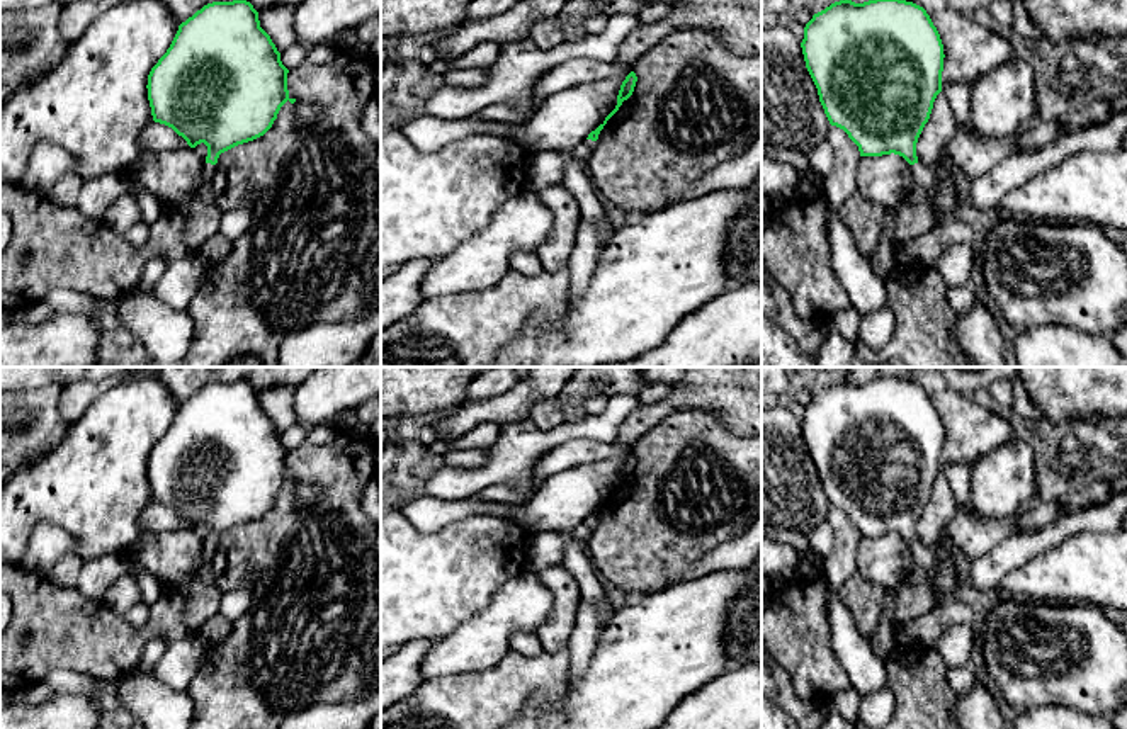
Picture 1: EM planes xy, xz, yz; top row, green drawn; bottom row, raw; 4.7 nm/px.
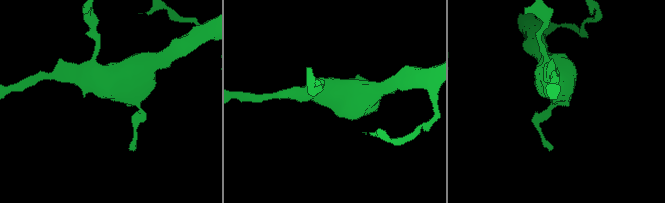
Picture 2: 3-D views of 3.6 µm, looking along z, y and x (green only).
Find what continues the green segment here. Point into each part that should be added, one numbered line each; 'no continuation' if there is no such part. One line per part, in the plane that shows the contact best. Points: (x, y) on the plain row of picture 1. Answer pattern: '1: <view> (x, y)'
1: xy (209, 551)

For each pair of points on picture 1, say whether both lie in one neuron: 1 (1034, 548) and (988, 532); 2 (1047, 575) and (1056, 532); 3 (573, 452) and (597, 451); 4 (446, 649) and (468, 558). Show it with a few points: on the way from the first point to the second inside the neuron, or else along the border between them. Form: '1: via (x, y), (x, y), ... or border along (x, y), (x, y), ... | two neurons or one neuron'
1: border along (1046, 527), (1010, 536), (973, 559) | two neurons
2: border along (1090, 532), (1070, 536), (1019, 568) | two neurons
3: via (578, 452), (592, 451) | one neuron
4: border along (481, 609), (436, 639) | two neurons

